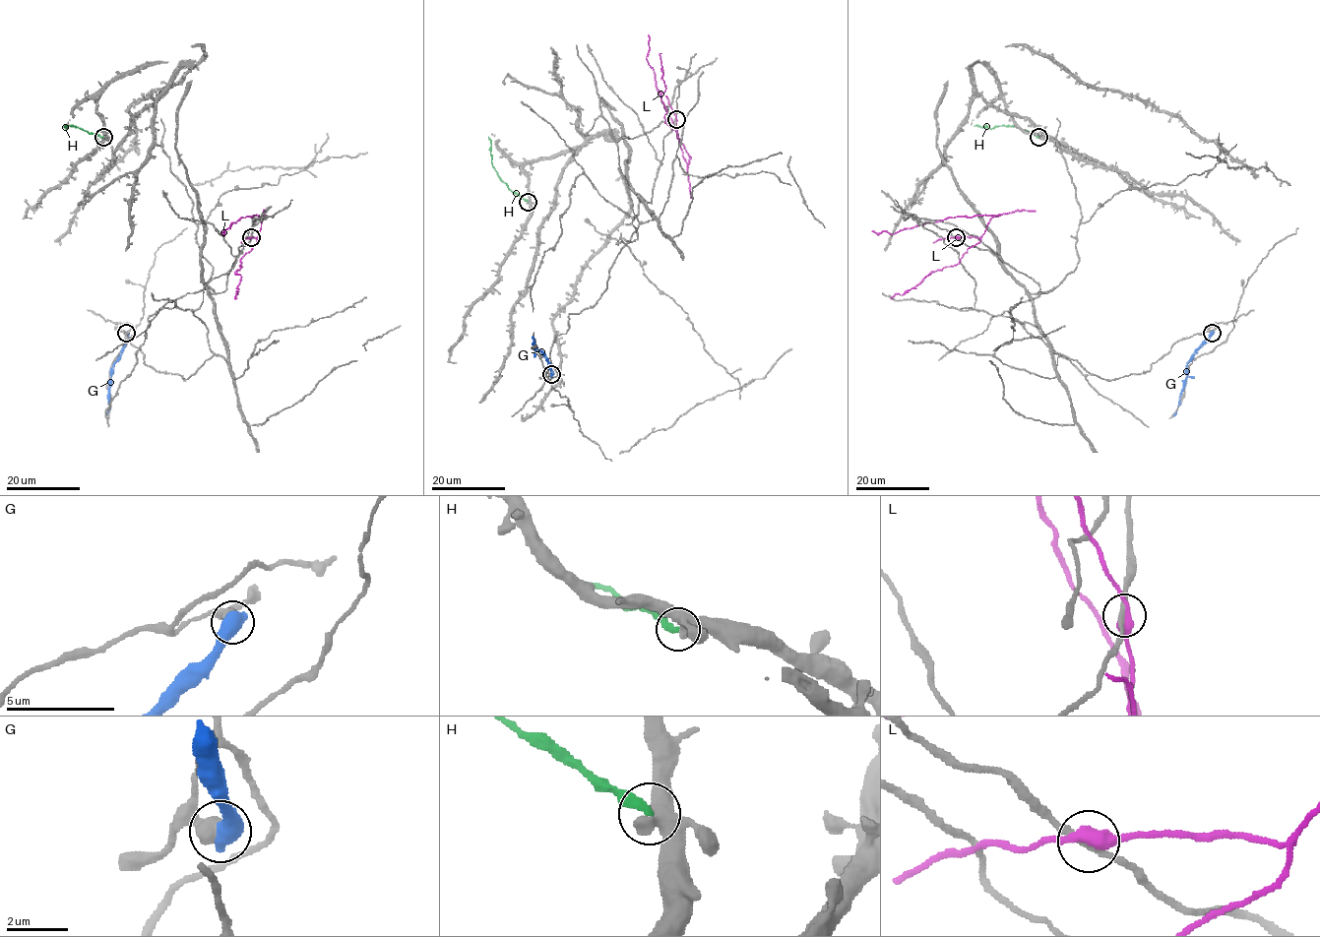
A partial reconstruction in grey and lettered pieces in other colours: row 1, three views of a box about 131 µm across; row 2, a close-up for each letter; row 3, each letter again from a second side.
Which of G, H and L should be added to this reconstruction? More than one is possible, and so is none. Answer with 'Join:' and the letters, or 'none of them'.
Join: none of them

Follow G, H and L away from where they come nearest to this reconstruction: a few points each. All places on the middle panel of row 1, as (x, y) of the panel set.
G: (551, 374), (550, 364), (534, 347), (533, 337)
H: (528, 202), (513, 193), (497, 174), (492, 164), (488, 136)
L: (675, 119), (676, 137), (688, 155), (687, 163), (646, 58), (648, 34)

